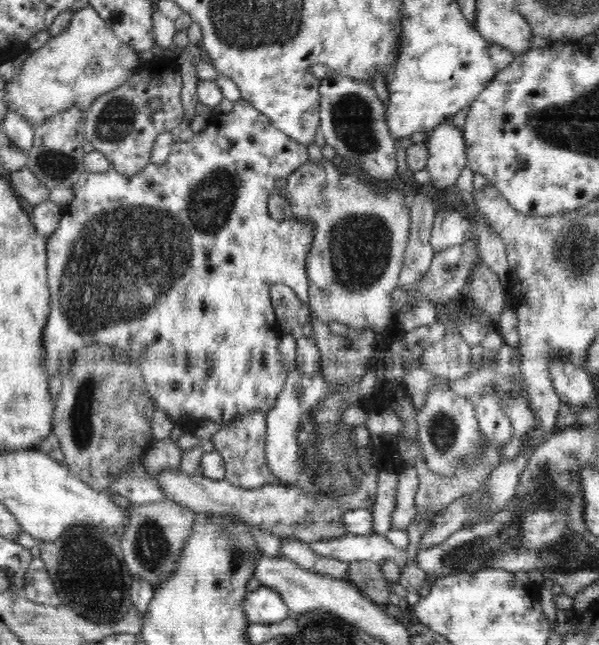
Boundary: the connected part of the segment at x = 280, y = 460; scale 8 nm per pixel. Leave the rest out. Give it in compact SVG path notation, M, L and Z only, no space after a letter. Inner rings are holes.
M298 369L291 370L286 377L283 392L278 395L277 404L268 412L266 422L265 457L269 469L279 478L288 484L297 482L303 474L303 467L299 459L299 446L296 440L297 426L300 420L310 417L310 411L316 405L331 394L326 377L321 371L314 374L301 374Z

